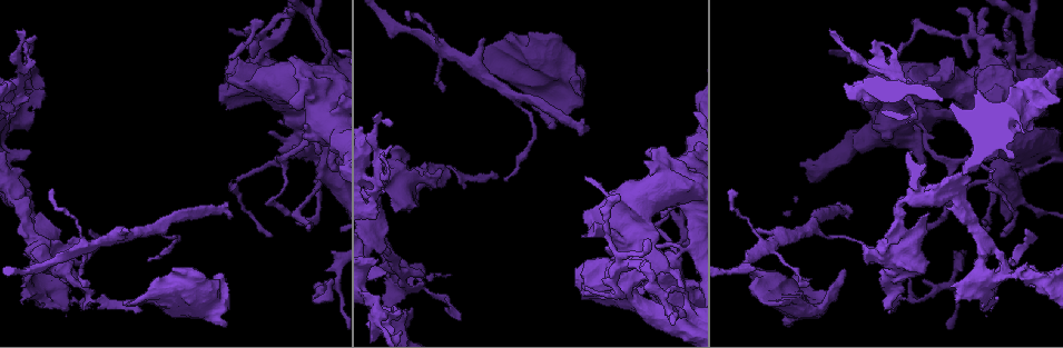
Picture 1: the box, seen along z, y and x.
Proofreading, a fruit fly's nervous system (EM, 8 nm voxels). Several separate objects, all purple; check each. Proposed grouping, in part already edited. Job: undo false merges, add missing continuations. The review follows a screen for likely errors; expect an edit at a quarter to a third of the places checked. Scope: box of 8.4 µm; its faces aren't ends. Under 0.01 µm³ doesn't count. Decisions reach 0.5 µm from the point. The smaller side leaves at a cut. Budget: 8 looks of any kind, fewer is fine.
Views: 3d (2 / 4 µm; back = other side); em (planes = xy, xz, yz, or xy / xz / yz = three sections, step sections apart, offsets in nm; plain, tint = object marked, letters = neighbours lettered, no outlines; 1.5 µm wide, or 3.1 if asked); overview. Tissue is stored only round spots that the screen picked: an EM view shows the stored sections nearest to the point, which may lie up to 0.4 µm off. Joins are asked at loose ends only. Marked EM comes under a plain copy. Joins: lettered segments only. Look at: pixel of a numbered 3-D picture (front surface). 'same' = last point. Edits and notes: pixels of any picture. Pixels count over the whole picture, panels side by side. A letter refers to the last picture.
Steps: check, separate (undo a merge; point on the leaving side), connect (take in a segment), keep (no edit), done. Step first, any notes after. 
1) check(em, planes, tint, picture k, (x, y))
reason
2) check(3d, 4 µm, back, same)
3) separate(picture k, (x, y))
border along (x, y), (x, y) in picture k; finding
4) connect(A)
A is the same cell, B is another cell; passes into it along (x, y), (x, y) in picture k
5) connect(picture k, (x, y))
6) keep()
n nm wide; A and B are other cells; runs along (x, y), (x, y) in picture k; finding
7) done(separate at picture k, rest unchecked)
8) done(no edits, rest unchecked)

check(em, yz, step 4, letters, picture 1, (919, 123))
touches itself

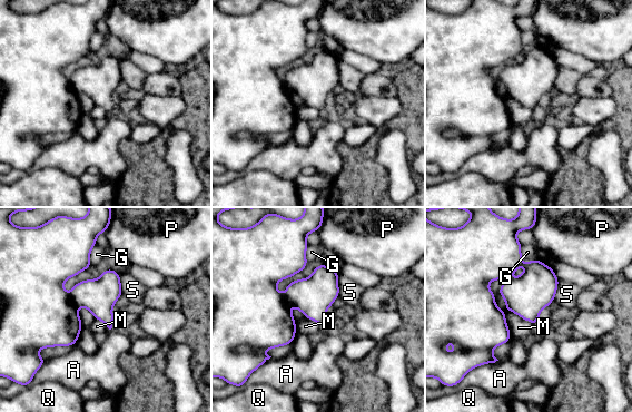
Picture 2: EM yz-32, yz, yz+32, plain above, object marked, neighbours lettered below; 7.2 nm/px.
separate(picture 2, (99, 295))
A, G, M, P, Q and S are other cells; border along (68, 294), (76, 307) in picture 2; a second neuron is stuck on

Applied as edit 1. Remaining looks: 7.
check(overview)

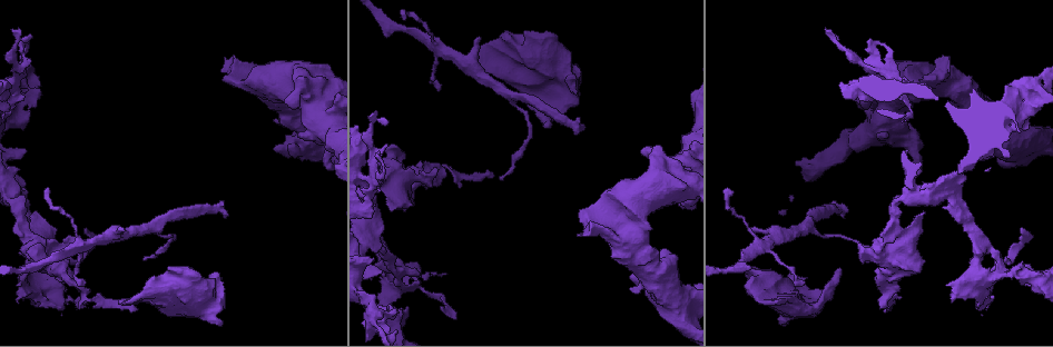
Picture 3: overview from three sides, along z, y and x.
check(em, planes, letters, picture 3, (730, 191))
tapers out

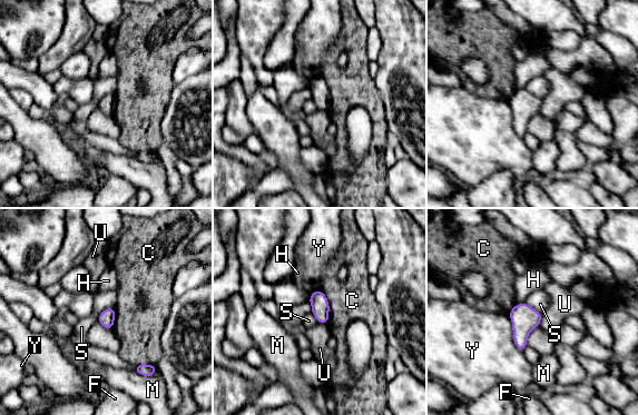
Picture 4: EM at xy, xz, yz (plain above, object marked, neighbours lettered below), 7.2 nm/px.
keep()
Y touches over 300 nm; C, F, H, M, S, U and Y are other cells; border along (115, 307), (106, 307), (97, 318) in picture 4; no lettered segment goes on from it

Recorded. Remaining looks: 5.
check(em, planes, tint, picture 3, (123, 231))
thin end

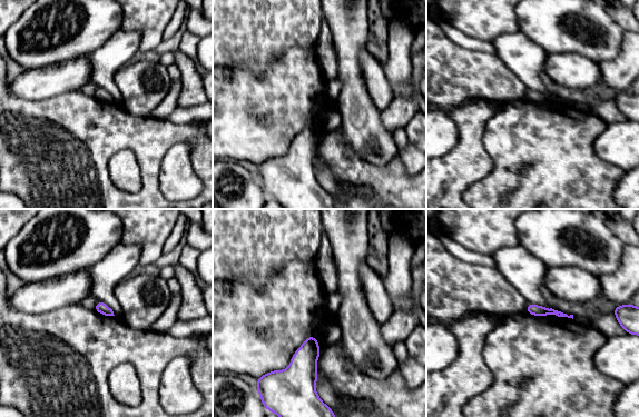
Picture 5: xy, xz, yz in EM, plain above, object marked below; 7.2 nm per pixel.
check(em, planes, letters, same)

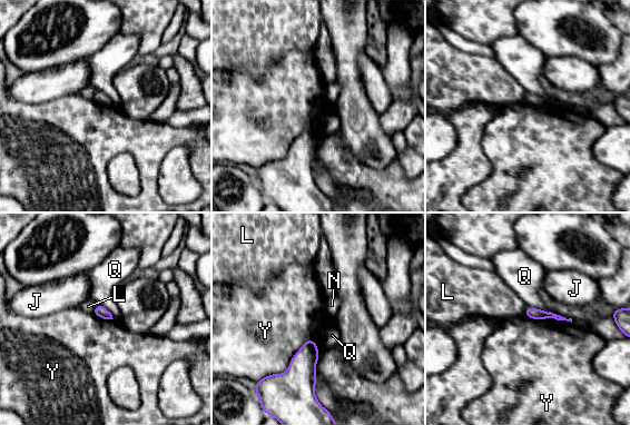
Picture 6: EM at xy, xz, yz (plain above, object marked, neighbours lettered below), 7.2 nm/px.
keep()
J, L, N, Q and Y are other cells; border along (317, 345), (266, 376) in picture 6; none of them fits

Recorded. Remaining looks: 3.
done(separate at picture 2, rest unchecked)

